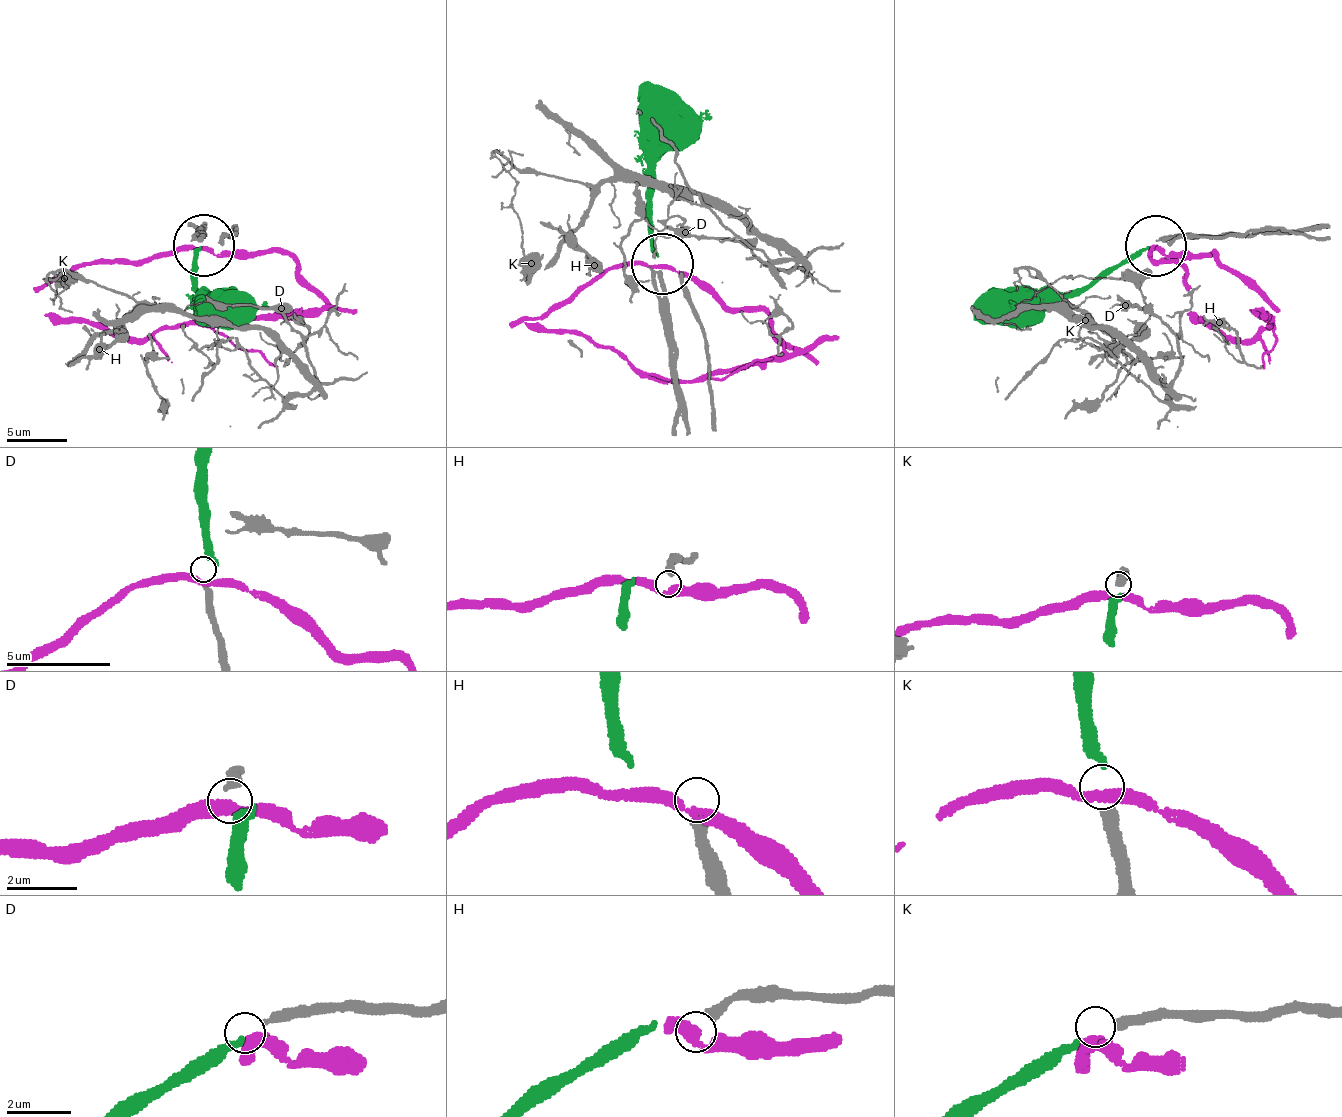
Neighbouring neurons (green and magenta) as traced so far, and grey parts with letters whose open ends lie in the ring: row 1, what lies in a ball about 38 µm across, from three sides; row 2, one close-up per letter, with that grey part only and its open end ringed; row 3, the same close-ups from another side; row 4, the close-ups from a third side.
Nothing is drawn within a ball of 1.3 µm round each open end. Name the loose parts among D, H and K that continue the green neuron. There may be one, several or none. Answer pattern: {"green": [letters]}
{"green": ["K"]}

